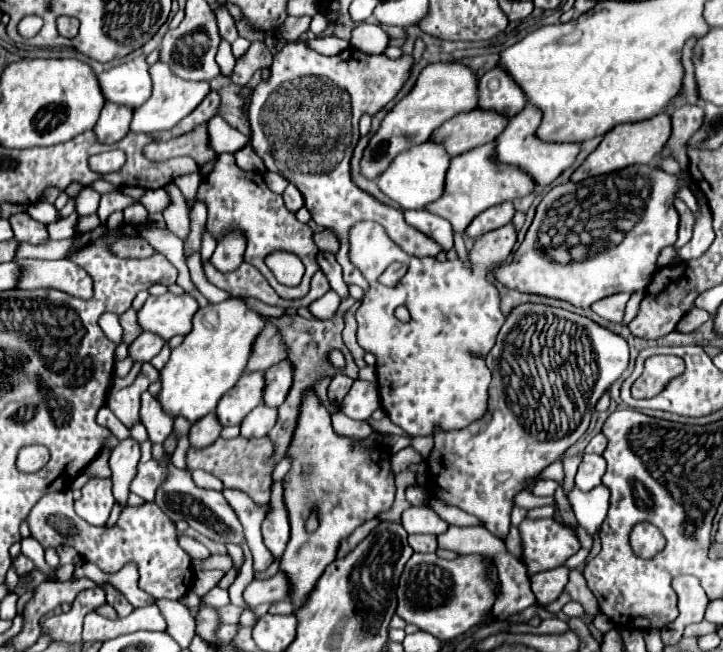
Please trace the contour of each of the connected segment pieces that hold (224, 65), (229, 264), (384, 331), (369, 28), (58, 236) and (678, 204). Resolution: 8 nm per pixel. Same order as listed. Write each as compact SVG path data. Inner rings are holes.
M223 40L221 46L219 46L219 52L217 52L217 64L221 68L221 74L223 76L231 76L231 46Z
M239 228L227 230L225 236L217 240L217 248L211 256L213 266L217 266L217 270L221 272L231 272L239 268L245 254L245 242L247 242L245 234L241 234Z
M357 222L351 226L349 260L371 284L355 314L357 342L377 358L381 406L389 420L403 428L407 436L431 436L435 426L445 432L461 430L487 414L491 372L485 366L485 356L505 322L499 310L499 292L487 282L487 274L507 260L515 240L513 224L483 234L467 254L471 266L465 266L459 258L439 262L437 258L409 256L395 246L377 222ZM393 262L403 262L407 274L397 286L387 288L377 278ZM397 306L407 306L413 320L407 324L393 320ZM471 352L477 352L479 358L473 358Z
M359 24L353 30L351 46L365 54L383 54L389 44L389 36L375 24Z
M74 212L64 219L46 225L50 240L62 240L73 237L75 235L77 219L78 214Z
M675 200L673 204L675 204L675 210L679 214L679 240L675 242L675 246L683 246L691 238L695 216L693 216L693 212L687 208L687 204L683 200Z

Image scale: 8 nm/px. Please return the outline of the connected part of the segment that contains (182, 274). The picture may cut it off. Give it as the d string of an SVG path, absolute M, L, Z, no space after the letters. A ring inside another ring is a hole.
M145 226L143 230L138 231L156 251L163 254L177 268L179 272L176 281L177 284L180 285L185 292L196 289L190 278L189 269L184 259L183 241L167 228L159 229Z

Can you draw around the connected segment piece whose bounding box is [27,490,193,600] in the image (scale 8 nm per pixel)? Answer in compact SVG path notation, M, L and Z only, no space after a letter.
M71 490L45 494L27 516L31 538L41 546L73 546L85 562L99 566L103 572L119 572L125 564L135 562L139 570L139 588L153 598L183 598L193 582L193 568L189 554L177 542L175 522L161 512L157 504L143 504L139 508L127 506L113 528L95 528L79 518L73 510Z

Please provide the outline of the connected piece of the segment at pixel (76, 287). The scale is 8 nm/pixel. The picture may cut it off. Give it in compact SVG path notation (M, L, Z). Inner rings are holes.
M23 258L15 260L13 264L19 266L17 288L57 288L79 298L89 298L93 294L93 280L89 278L89 274L85 274L85 270L81 270L79 266L73 266L73 262L69 260L47 260L45 264L41 264L41 260Z

